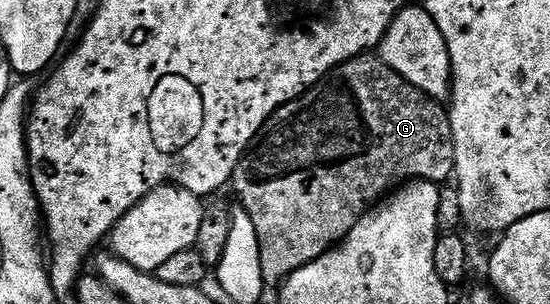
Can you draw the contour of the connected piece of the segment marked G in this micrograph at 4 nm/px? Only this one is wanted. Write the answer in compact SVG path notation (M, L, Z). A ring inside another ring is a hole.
M372 54L356 56L347 60L338 68L332 69L320 83L316 84L308 92L303 92L296 100L284 104L261 127L257 136L248 145L248 151L240 157L240 164L234 170L230 184L236 187L236 196L239 207L244 208L254 222L257 231L258 247L261 250L262 278L265 285L283 285L294 270L314 262L322 254L326 254L331 248L336 247L341 240L348 237L348 232L361 220L365 211L377 203L389 190L403 185L411 180L430 180L444 182L456 171L456 143L452 137L452 121L445 105L441 101L432 99L418 86L406 82L393 68L386 66L383 60Z

